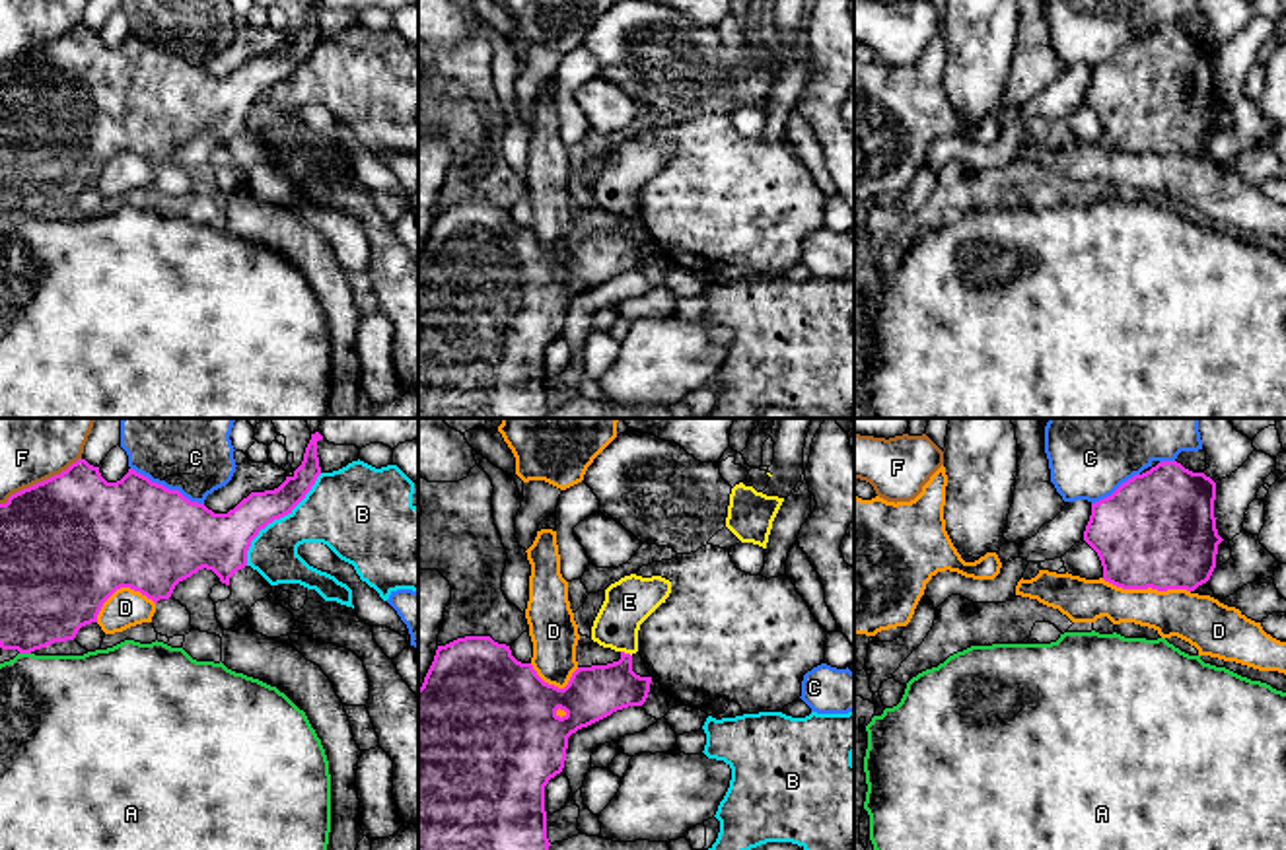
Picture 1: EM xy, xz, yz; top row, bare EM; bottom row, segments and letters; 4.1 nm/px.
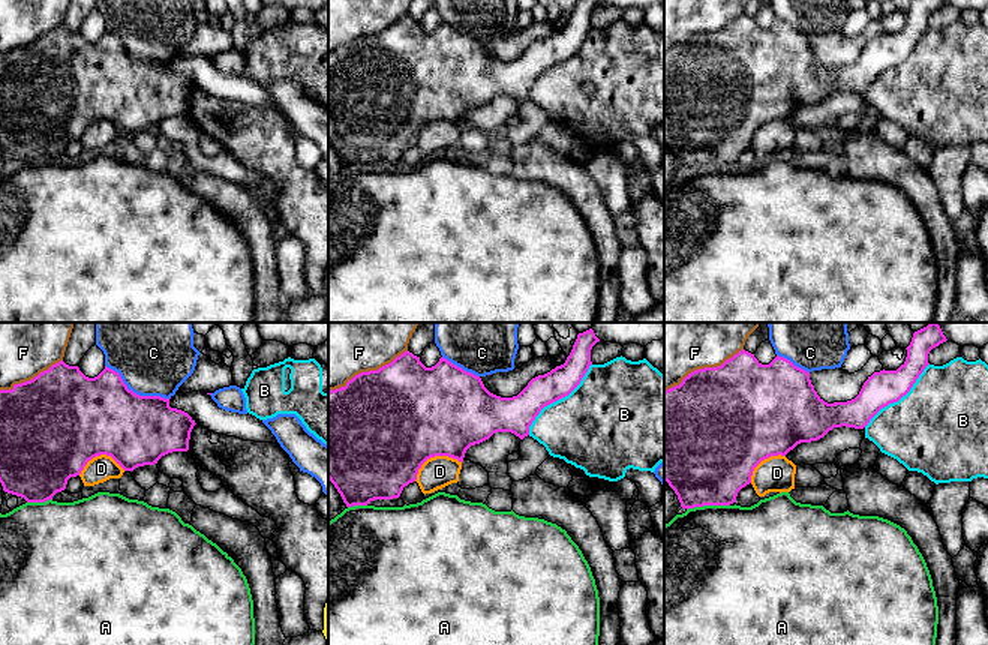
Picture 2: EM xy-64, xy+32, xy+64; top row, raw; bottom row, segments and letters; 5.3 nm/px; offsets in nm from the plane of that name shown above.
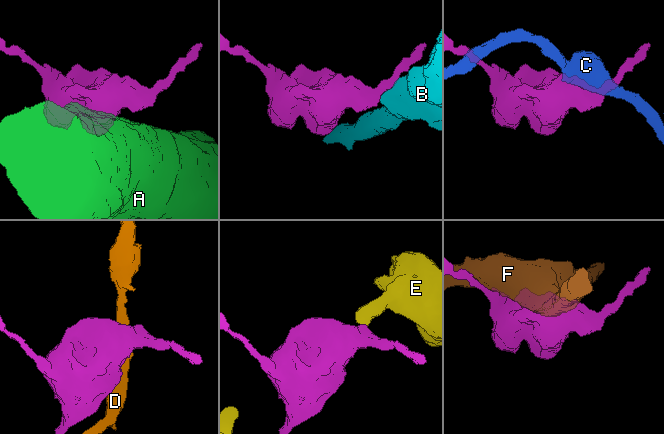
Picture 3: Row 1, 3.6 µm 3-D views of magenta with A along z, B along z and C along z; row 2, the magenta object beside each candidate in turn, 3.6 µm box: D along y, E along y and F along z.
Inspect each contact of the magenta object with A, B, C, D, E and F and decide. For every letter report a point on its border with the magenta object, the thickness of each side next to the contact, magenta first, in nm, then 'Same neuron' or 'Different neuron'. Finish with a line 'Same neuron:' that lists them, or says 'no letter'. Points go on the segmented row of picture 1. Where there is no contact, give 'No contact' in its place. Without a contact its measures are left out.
A: Touches magenta at xy (26, 652). Thickness 380 nm (magenta) against 440 nm. Different neuron
B: Touches magenta at xy (277, 518). Thickness 220 nm (magenta) against 280 nm. Different neuron
C: Touches magenta at xy (168, 489). Thickness 460 nm (magenta) against 440 nm. Different neuron
D: Touches magenta at yz (1146, 588). Thickness 480 nm (magenta) against 200 nm. Different neuron
E: Touches magenta at xz (627, 654). Thickness 220 nm (magenta) against 200 nm. Different neuron
F: Touches magenta at xy (39, 483). Thickness 500 nm (magenta) against 360 nm. Different neuron
Same neuron: no letter

